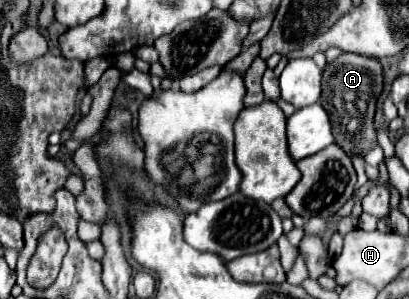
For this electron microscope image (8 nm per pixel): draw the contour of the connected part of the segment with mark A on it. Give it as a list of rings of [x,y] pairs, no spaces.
[[[343,54],[335,62],[325,66],[321,104],[331,118],[335,144],[339,144],[347,154],[361,154],[377,142],[373,116],[375,116],[375,102],[381,90],[383,90],[383,72],[381,64],[375,58],[359,54]]]

